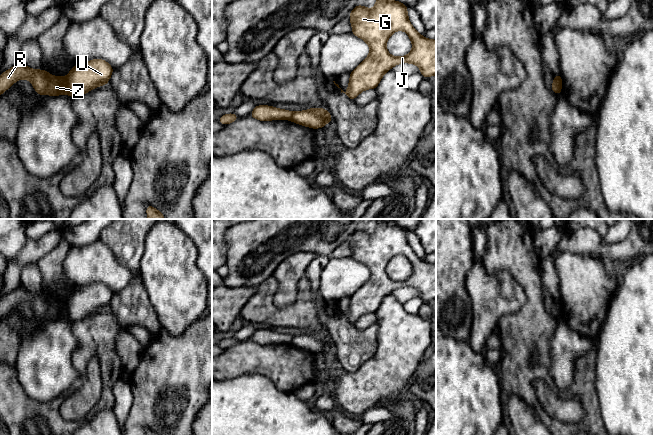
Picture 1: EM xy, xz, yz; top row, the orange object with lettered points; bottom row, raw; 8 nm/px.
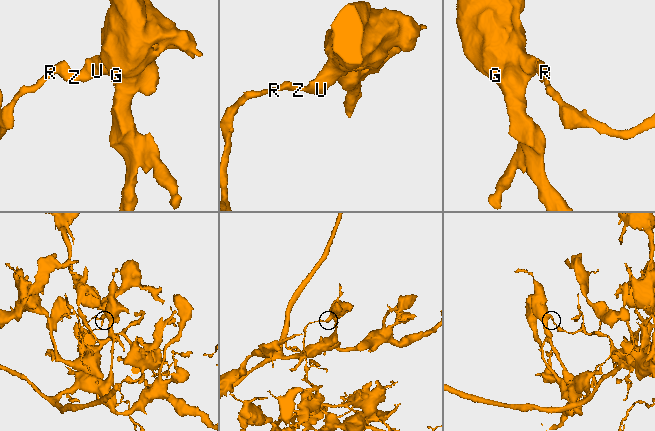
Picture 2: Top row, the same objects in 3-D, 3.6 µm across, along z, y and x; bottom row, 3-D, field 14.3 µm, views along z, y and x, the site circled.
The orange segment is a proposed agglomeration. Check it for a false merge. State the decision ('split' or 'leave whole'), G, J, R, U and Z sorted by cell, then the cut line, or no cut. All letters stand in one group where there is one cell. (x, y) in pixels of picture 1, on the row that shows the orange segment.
split; groups G J U / R Z; cut xy (64, 77), (67, 83), (67, 93)

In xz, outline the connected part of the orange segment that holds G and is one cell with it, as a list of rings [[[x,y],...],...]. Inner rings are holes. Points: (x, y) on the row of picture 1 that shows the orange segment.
[[[376,0],[375,6],[372,9],[368,9],[359,4],[351,11],[349,19],[352,24],[351,33],[363,39],[370,47],[369,55],[350,73],[348,90],[344,92],[341,89],[341,93],[345,93],[350,100],[354,101],[354,99],[364,90],[376,89],[383,75],[387,71],[391,70],[392,67],[400,63],[410,63],[417,65],[420,68],[420,74],[422,74],[424,78],[436,75],[436,40],[427,39],[414,29],[408,18],[407,5],[394,0]],[[398,30],[406,32],[412,42],[413,48],[406,56],[392,56],[386,49],[386,43],[389,37]]]

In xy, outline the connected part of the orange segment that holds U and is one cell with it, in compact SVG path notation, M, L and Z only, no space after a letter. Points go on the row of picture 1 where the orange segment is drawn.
M100 58L75 65L65 77L67 94L78 97L98 86L107 85L113 70L108 62Z

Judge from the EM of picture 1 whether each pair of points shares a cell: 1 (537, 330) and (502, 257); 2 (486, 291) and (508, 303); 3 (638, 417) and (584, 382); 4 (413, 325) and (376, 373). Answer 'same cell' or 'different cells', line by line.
1: same cell
2: same cell
3: different cells
4: same cell

